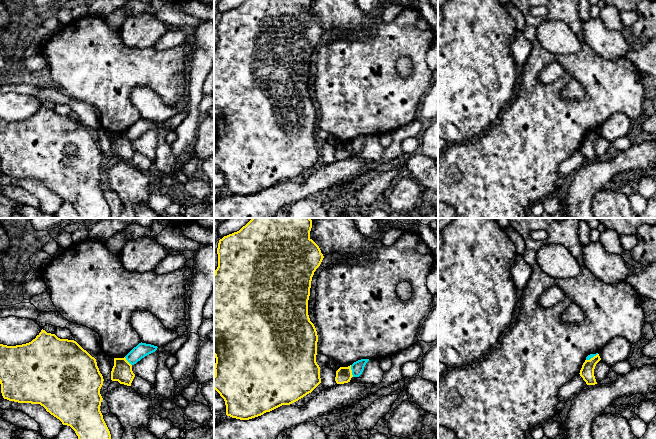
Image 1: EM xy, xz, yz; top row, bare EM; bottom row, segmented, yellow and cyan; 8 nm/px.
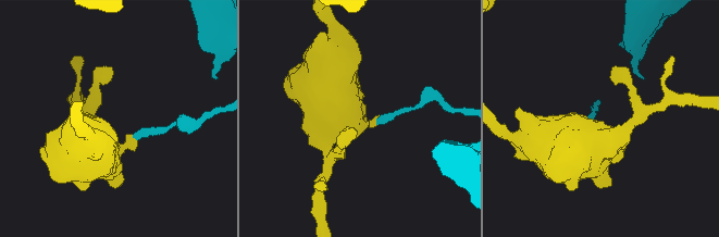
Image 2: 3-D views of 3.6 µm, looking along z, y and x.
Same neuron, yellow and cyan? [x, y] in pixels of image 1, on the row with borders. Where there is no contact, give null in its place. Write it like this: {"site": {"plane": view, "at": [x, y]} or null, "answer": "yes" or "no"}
{"site": {"plane": "xz", "at": [351, 371]}, "answer": "no"}

